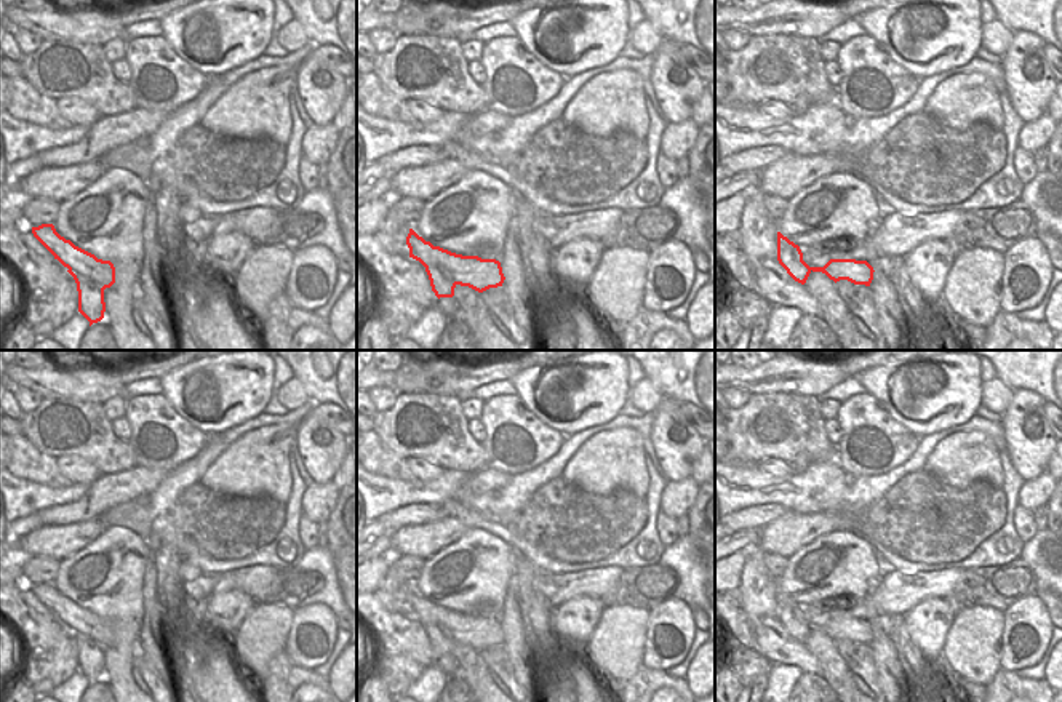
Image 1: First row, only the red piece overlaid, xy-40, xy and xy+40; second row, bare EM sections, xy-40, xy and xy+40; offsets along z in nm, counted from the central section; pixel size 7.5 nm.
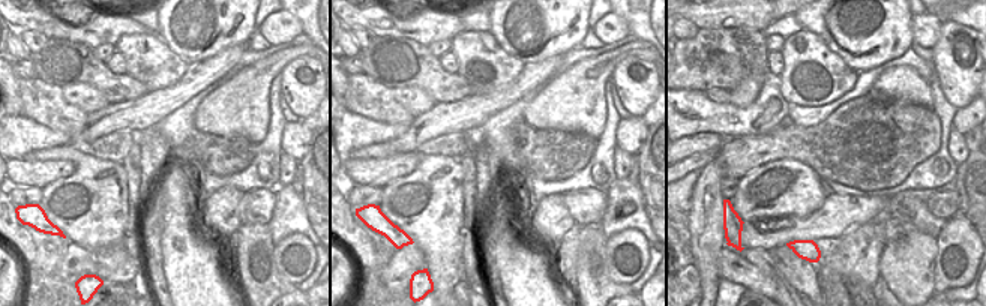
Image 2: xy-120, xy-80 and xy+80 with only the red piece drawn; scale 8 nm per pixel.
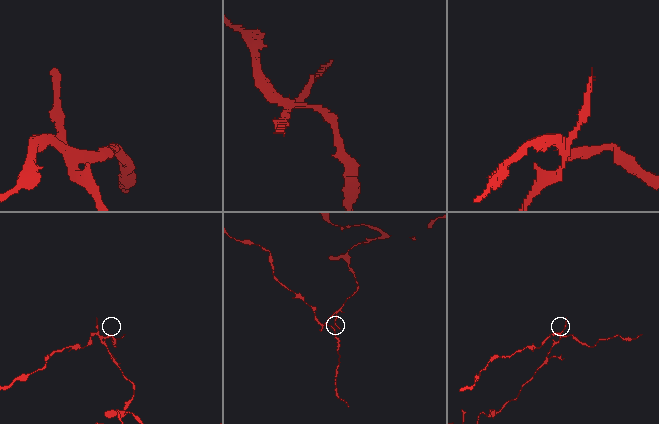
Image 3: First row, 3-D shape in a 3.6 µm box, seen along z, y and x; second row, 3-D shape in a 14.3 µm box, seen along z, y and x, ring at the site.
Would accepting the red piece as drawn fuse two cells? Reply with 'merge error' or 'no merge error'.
merge error

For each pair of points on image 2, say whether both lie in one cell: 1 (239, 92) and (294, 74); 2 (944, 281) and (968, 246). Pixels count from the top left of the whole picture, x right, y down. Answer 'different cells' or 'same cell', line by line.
1: different cells
2: same cell

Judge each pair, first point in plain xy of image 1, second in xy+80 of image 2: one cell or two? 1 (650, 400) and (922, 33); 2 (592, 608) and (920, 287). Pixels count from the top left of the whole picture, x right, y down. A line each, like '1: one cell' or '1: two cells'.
1: one cell
2: two cells

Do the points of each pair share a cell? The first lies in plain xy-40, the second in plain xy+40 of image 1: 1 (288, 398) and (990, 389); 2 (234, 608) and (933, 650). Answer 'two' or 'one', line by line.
1: one
2: one

